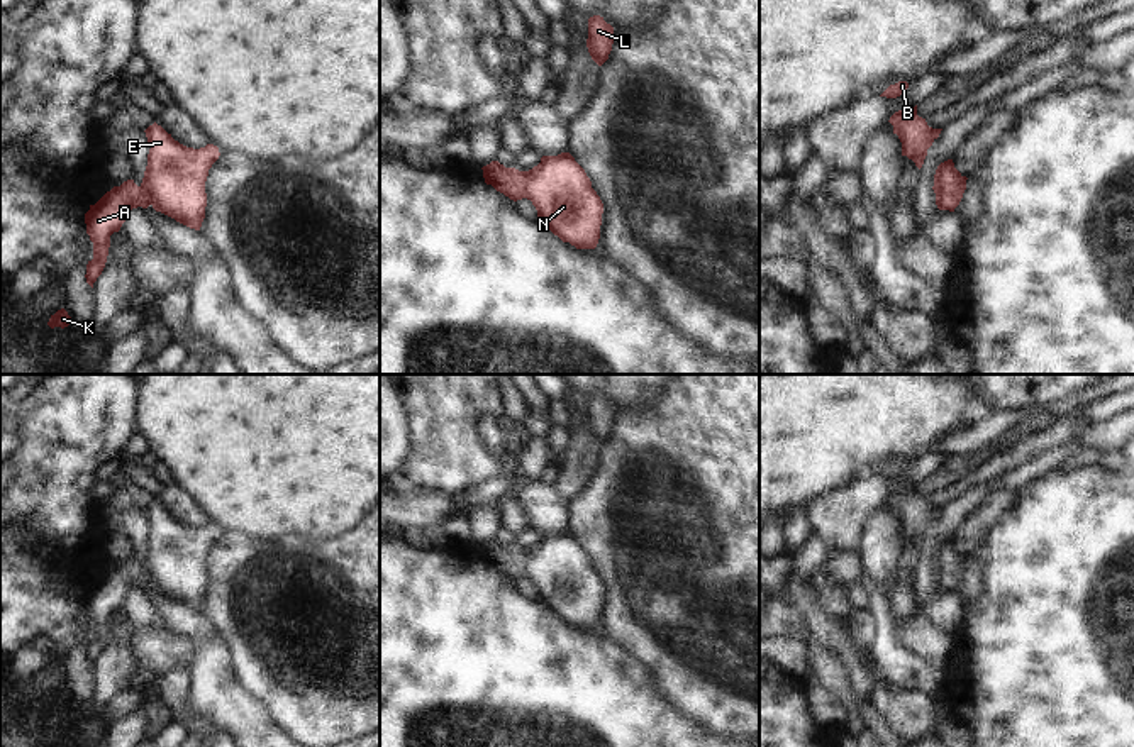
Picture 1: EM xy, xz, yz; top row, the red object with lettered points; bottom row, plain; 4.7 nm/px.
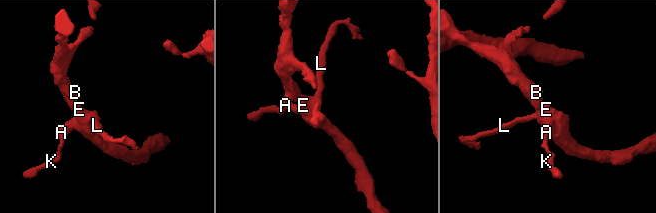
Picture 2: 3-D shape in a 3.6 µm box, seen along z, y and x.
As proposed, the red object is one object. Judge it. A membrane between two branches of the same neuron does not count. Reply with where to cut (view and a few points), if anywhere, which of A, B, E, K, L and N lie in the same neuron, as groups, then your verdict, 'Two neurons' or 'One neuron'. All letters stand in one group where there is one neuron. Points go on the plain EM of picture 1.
No split. Groups: A B E K L N. One neuron

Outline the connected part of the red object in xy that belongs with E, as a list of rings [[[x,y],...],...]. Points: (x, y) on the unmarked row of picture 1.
[[[156,501],[144,512],[151,528],[142,562],[137,566],[134,559],[127,559],[114,566],[85,593],[86,613],[93,622],[93,639],[85,654],[92,667],[105,647],[110,615],[120,610],[132,588],[151,584],[195,610],[200,610],[205,598],[205,561],[220,535],[219,527],[186,527]]]

